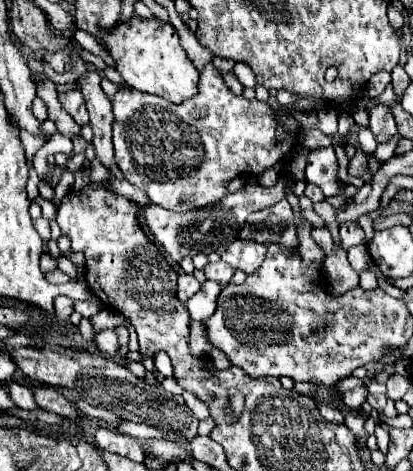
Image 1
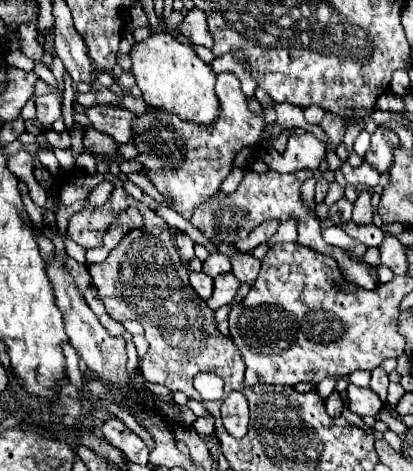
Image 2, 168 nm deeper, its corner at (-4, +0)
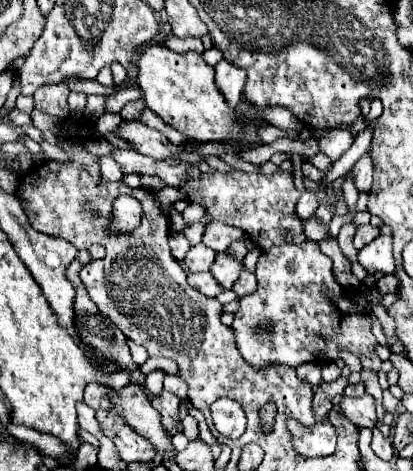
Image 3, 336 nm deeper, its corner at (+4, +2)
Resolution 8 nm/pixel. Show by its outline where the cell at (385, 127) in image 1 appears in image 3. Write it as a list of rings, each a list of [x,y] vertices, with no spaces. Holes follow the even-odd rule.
[[[366,152],[352,168],[352,172],[356,174],[354,186],[358,192],[370,192],[370,184],[372,184],[372,176],[374,176],[374,166],[372,166],[372,156]]]

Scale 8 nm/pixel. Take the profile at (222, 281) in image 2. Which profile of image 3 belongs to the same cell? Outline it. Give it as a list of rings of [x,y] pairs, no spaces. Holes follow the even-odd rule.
[[[220,252],[220,254],[216,254],[216,260],[214,260],[210,272],[216,278],[216,282],[220,282],[222,290],[230,290],[234,286],[234,282],[238,280],[238,274],[242,270],[240,266],[242,264],[234,256]]]

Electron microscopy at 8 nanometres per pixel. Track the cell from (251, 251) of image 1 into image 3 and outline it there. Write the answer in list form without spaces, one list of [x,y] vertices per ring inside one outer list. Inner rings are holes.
[[[242,268],[238,282],[232,286],[232,290],[242,298],[246,294],[250,294],[252,290],[256,290],[256,276],[252,272],[248,272],[246,268]]]

